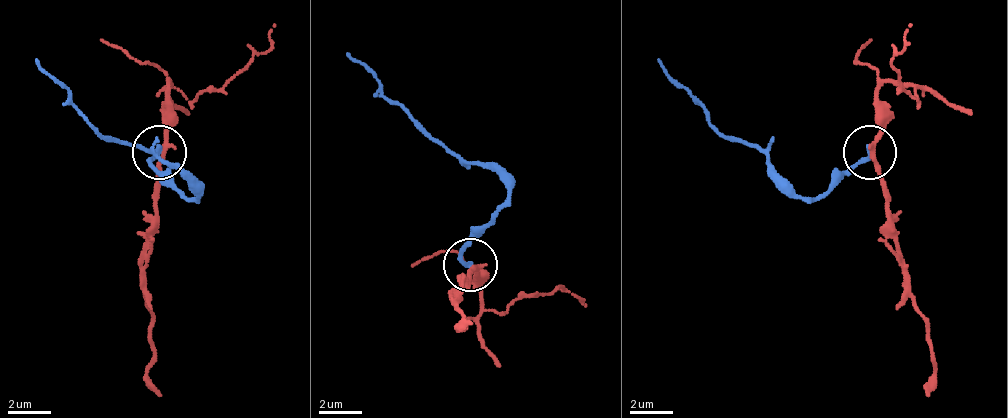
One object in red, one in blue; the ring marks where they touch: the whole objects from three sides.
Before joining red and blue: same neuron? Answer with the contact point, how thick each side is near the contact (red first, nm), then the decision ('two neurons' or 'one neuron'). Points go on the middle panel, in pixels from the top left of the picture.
at (470, 264); 200 nm thick on the red side, 240 nm on the other; two neurons

